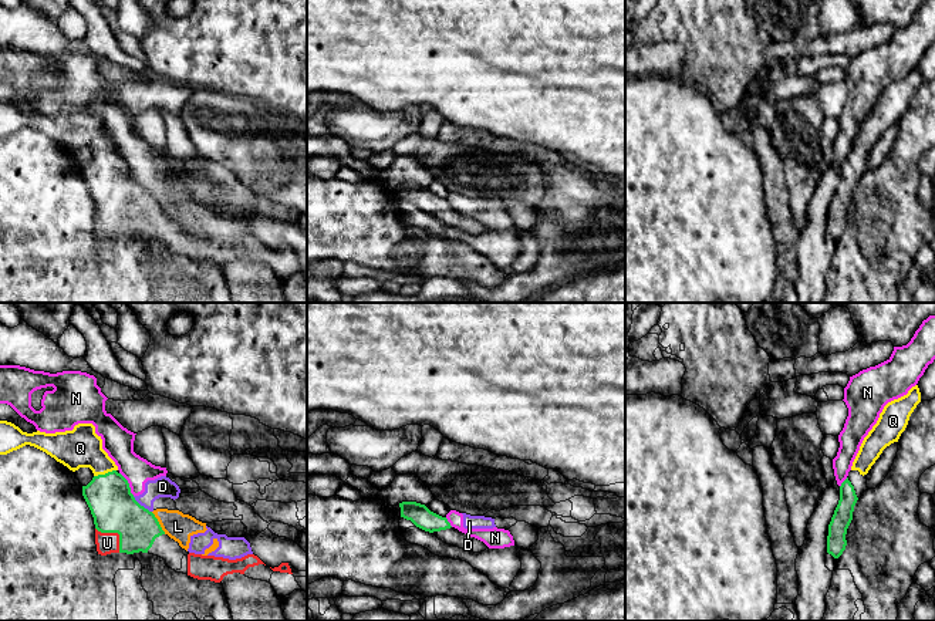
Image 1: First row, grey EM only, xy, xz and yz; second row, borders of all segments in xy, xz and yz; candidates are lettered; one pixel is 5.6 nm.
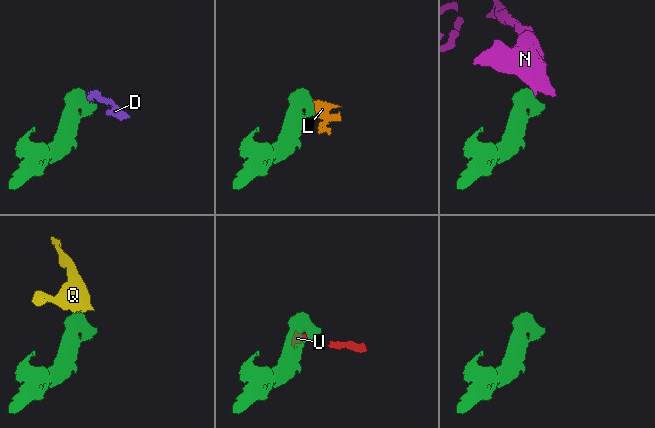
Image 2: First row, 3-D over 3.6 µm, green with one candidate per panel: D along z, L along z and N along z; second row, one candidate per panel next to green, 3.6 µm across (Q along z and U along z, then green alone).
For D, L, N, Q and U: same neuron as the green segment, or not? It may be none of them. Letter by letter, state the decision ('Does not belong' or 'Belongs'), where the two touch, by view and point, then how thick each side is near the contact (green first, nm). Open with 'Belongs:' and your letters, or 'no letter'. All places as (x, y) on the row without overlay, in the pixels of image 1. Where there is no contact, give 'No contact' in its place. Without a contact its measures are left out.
Belongs: Q, U
D: Does not belong. Touches green at xy (142, 188). Thickness 260 nm (green) against 120 nm
L: Does not belong. Touches green at xy (158, 205). Thickness 240 nm (green) against 160 nm
N: Does not belong. Touches green at xy (128, 165). Thickness 260 nm (green) against 180 nm
Q: Belongs. Touches green at xy (105, 155). Thickness 260 nm (green) against 220 nm
U: Belongs. Touches green at xy (115, 213). Thickness 260 nm (green) against 120 nm

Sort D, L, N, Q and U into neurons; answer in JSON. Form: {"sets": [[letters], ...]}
{"sets": [["D", "L", "N"], ["Q", "U"]]}

